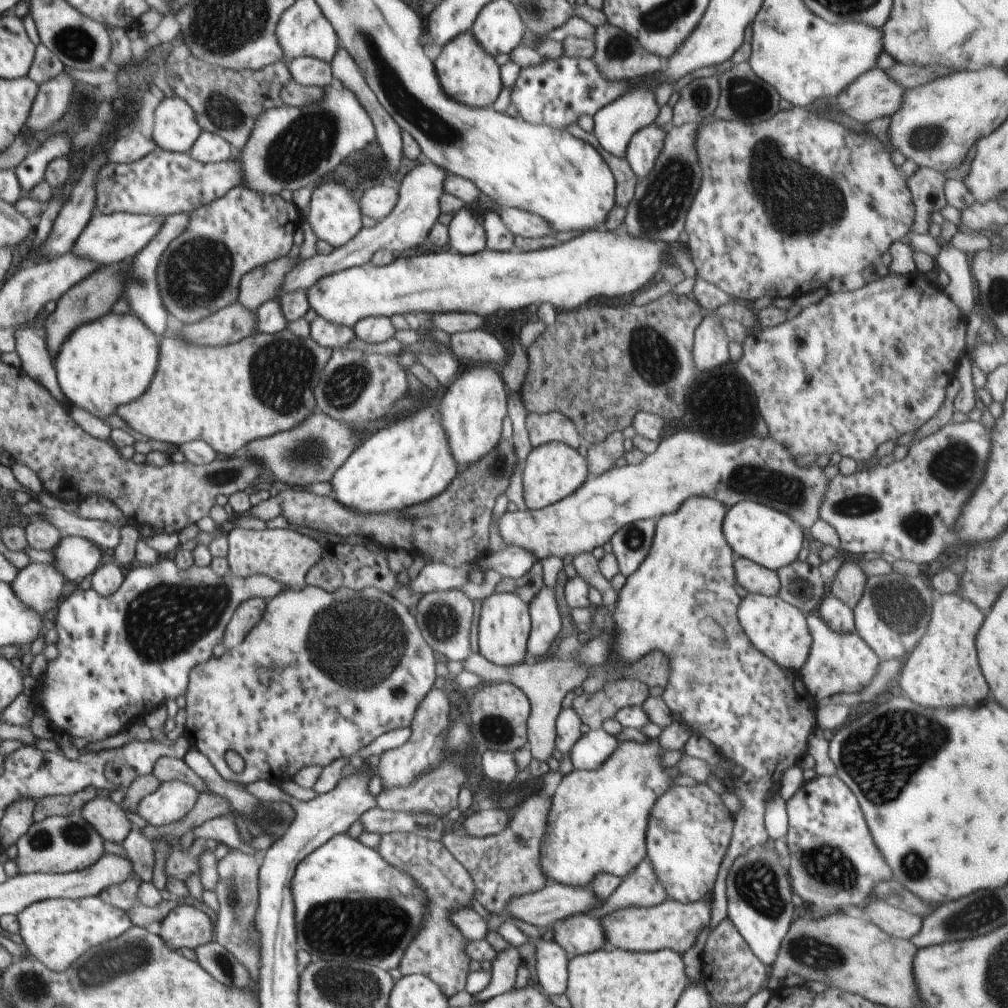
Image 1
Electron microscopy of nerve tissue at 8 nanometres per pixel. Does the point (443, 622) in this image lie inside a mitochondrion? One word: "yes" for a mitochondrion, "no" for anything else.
yes

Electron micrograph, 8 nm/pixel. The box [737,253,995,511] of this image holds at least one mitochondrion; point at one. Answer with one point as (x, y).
(954, 464)

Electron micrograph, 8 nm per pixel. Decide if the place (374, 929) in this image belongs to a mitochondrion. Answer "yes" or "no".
yes

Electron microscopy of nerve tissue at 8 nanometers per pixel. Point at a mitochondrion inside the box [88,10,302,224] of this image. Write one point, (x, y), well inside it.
(222, 111)

